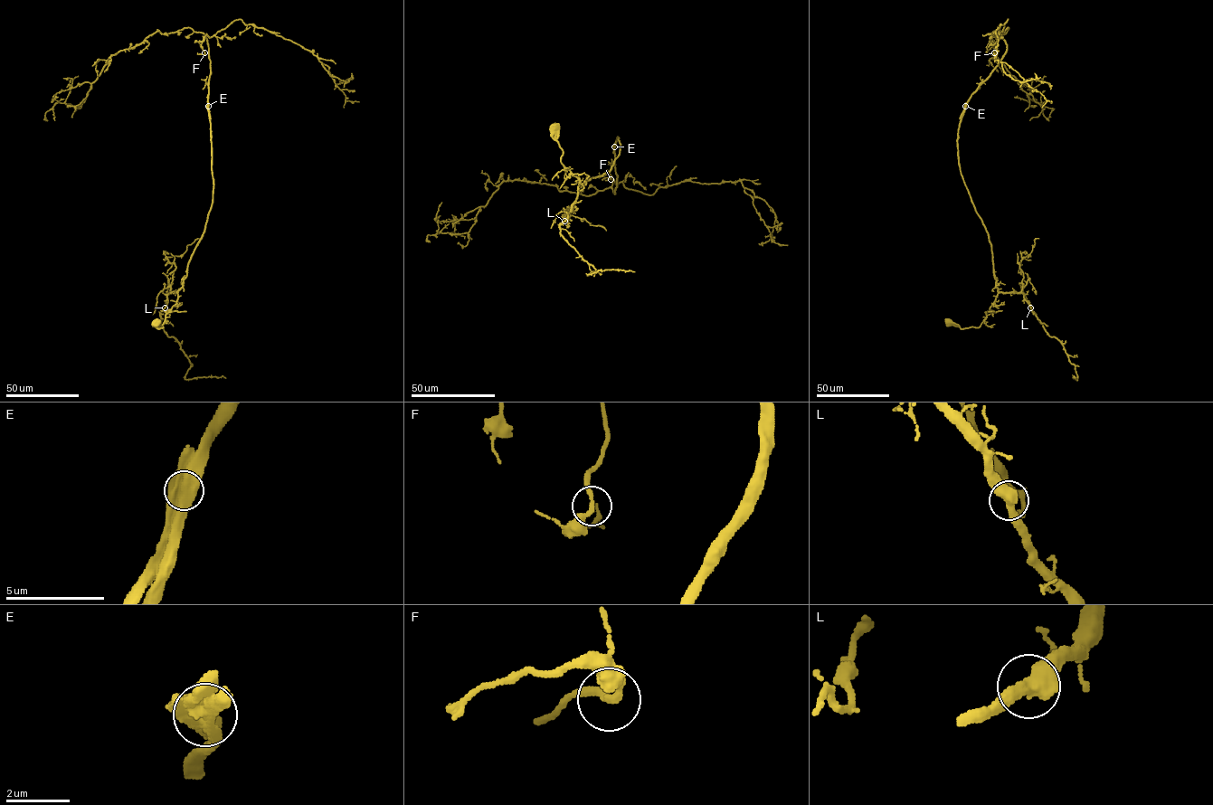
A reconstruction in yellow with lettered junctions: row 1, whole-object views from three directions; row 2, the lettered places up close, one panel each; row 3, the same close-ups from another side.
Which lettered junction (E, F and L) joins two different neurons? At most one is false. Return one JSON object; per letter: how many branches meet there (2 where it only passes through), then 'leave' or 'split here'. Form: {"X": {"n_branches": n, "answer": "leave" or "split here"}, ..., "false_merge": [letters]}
{"E": {"n_branches": 2, "answer": "split here"}, "F": {"n_branches": 2, "answer": "leave"}, "L": {"n_branches": 2, "answer": "leave"}, "false_merge": ["E"]}

